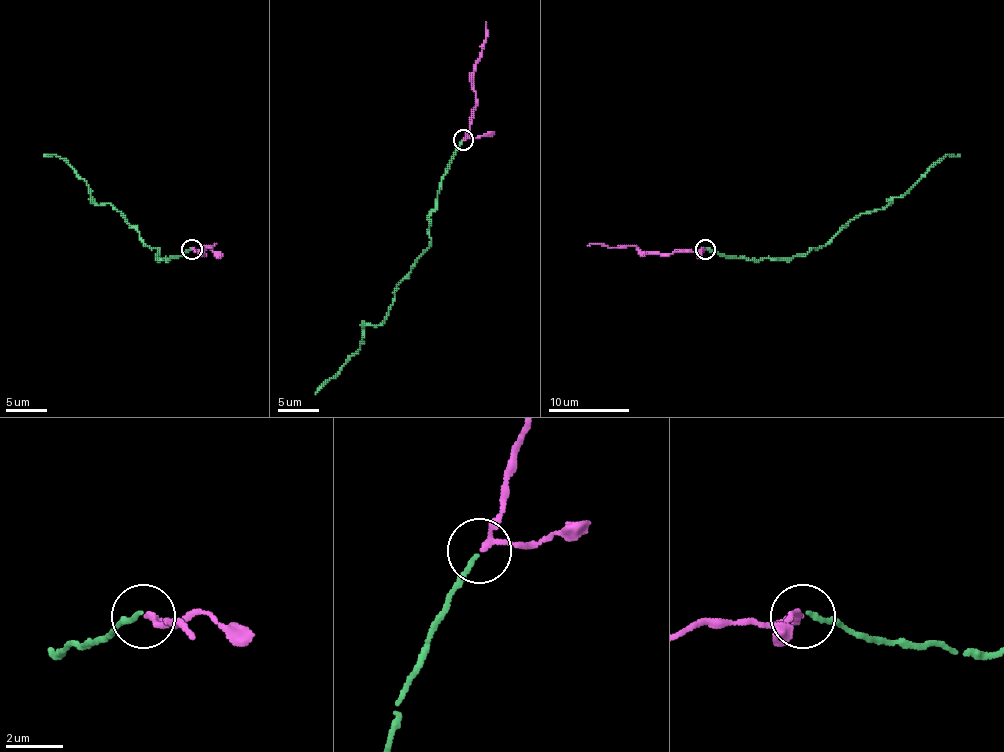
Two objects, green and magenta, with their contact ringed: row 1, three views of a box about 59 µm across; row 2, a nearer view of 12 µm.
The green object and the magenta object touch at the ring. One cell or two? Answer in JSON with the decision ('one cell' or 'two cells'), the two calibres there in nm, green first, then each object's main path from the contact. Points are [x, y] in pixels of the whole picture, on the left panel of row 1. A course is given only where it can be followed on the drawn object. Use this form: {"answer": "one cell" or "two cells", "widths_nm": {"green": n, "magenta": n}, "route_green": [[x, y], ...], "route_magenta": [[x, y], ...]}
{"answer": "one cell", "widths_nm": {"green": 150, "magenta": 160}, "route_green": [[192, 248], [170, 260], [157, 258], [117, 209], [94, 201], [88, 185], [62, 158], [44, 154]], "route_magenta": [[192, 250], [204, 254], [202, 248], [214, 246]]}

